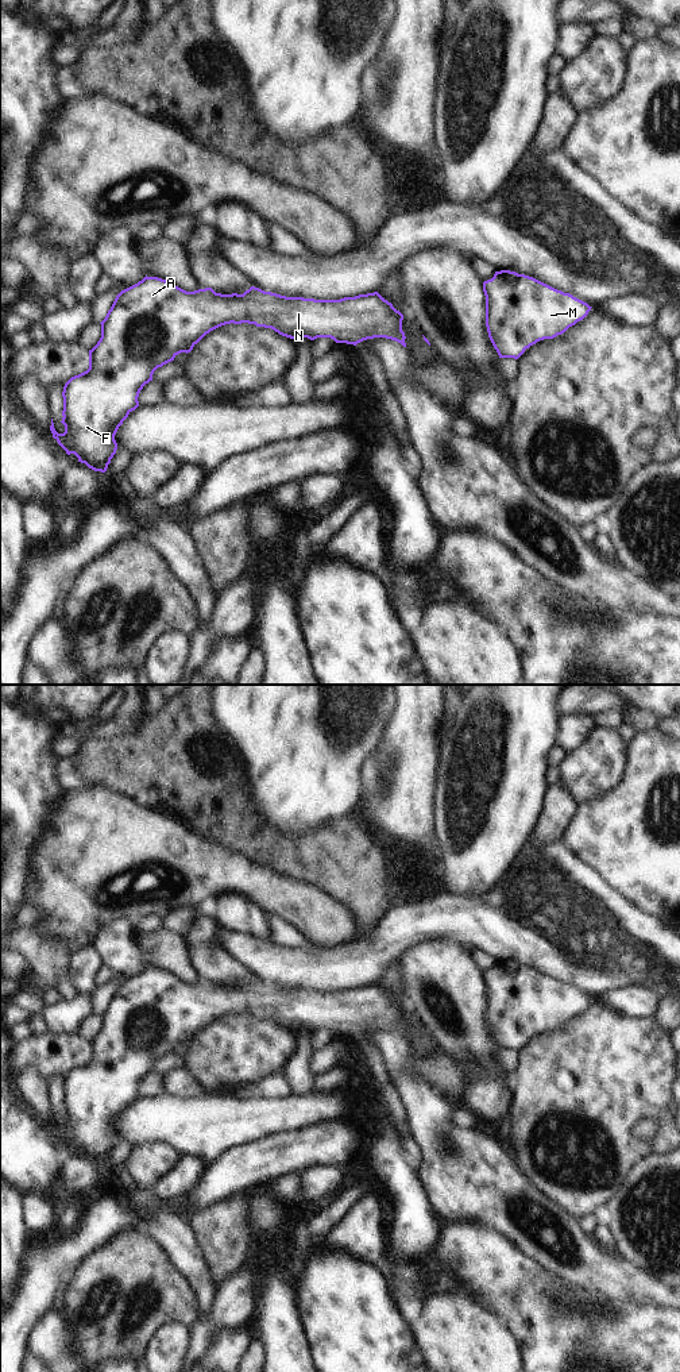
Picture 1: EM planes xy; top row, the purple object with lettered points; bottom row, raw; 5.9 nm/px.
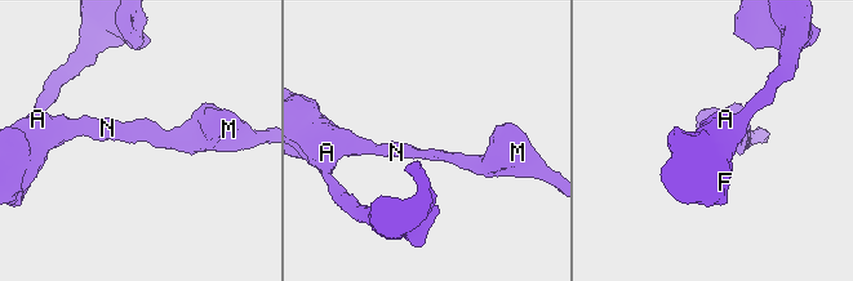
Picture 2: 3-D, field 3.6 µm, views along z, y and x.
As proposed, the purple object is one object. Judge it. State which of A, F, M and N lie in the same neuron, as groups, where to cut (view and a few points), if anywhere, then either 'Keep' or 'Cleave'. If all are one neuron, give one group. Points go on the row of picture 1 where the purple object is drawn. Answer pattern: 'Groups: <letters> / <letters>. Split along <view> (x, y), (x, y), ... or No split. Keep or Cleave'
Groups: A F M N. No split. Keep

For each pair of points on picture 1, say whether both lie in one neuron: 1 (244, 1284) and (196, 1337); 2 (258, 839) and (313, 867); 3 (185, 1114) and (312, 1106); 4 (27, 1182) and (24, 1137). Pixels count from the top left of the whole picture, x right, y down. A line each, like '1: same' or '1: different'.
1: same
2: same
3: same
4: same

